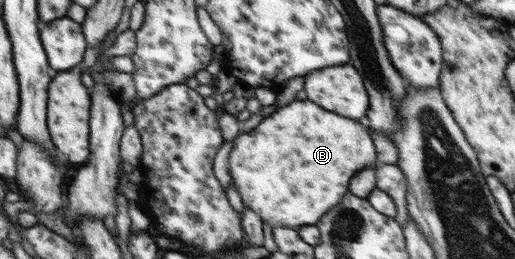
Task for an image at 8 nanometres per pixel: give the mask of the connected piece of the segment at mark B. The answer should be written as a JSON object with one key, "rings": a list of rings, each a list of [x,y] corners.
{"rings":[[[296,100],[296,102],[292,102],[292,104],[284,106],[284,108],[278,108],[272,116],[264,118],[250,134],[248,134],[248,132],[240,132],[233,142],[234,147],[228,156],[228,171],[230,171],[232,183],[238,190],[240,196],[242,196],[242,202],[244,202],[248,208],[254,208],[254,212],[258,212],[264,222],[270,222],[272,228],[276,228],[276,226],[286,226],[286,228],[298,230],[298,228],[304,226],[304,224],[315,225],[321,219],[320,216],[326,214],[328,208],[336,206],[336,204],[342,200],[342,196],[348,192],[348,182],[350,182],[350,178],[352,178],[356,172],[360,172],[360,170],[372,168],[378,161],[375,140],[372,139],[372,134],[368,131],[368,127],[358,120],[344,118],[344,116],[338,116],[338,114],[334,114],[334,112],[328,112],[328,110],[316,106],[316,104],[310,102],[310,100]]]}

